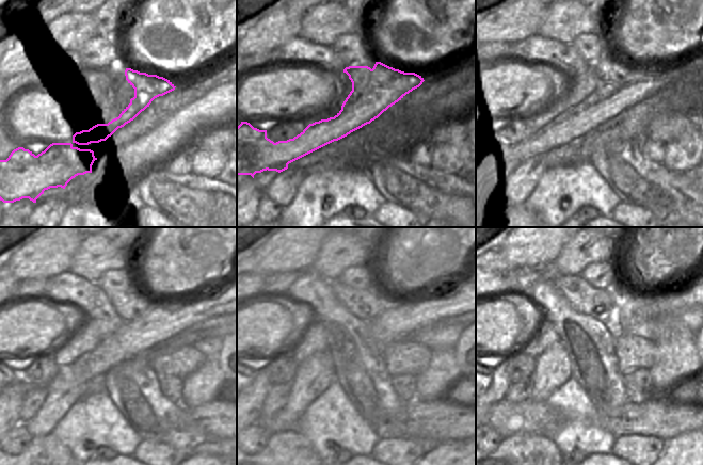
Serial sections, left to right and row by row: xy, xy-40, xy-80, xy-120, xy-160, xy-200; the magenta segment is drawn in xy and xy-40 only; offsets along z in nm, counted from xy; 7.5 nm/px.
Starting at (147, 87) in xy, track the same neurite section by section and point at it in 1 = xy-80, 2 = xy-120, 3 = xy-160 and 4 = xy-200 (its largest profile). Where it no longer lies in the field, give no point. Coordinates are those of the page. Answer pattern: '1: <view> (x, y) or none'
1: xy-80 (626, 86)
2: xy-120 (146, 324)
3: xy-160 (389, 320)
4: xy-200 (630, 308)

